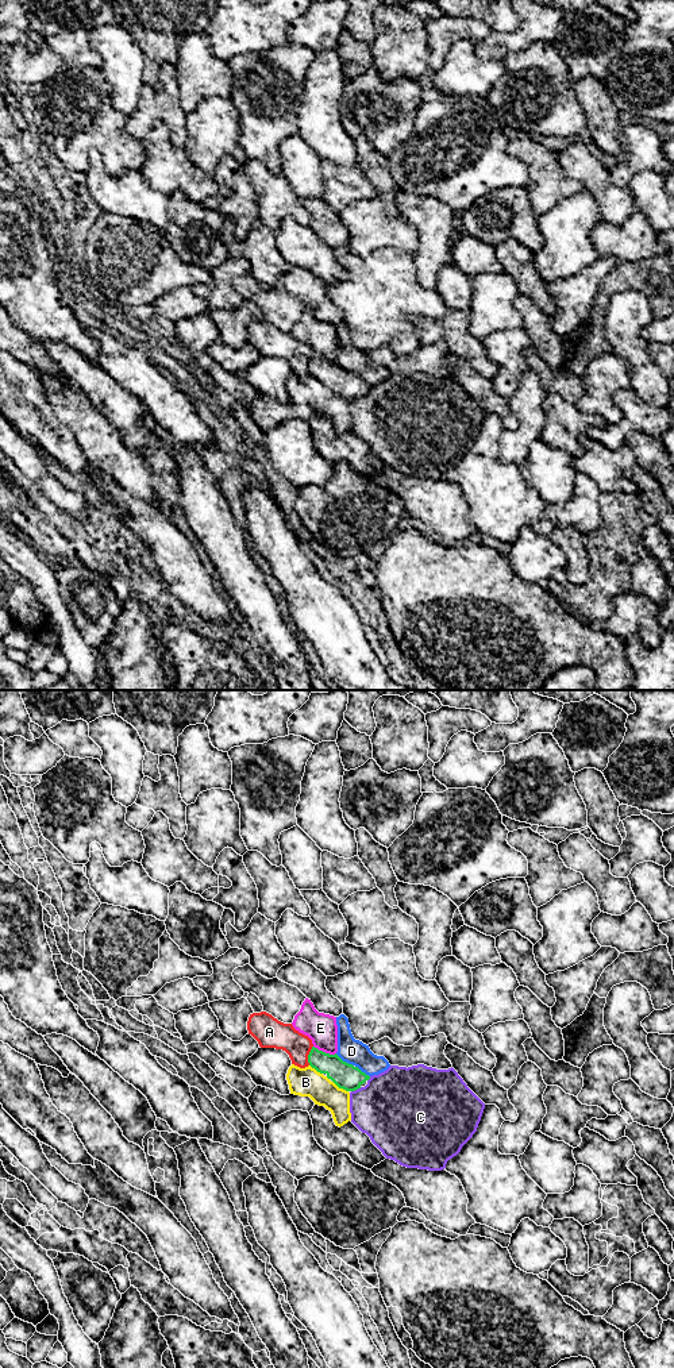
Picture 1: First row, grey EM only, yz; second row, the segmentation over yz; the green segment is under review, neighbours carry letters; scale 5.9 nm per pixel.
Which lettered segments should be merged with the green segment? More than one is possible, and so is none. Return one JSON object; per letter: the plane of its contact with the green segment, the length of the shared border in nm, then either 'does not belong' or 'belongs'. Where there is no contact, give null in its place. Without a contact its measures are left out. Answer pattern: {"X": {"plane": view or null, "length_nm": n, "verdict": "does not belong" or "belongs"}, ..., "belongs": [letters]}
{"A": {"plane": "yz", "length_nm": 120, "verdict": "does not belong"}, "B": {"plane": "yz", "length_nm": 120, "verdict": "does not belong"}, "C": {"plane": "yz", "length_nm": 70, "verdict": "does not belong"}, "D": {"plane": "yz", "length_nm": 130, "verdict": "does not belong"}, "E": {"plane": "yz", "length_nm": 140, "verdict": "does not belong"}, "belongs": []}

